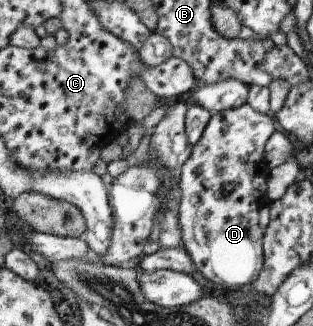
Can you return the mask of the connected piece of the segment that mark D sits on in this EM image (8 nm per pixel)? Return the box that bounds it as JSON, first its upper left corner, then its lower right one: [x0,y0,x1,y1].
[180,103,276,291]

